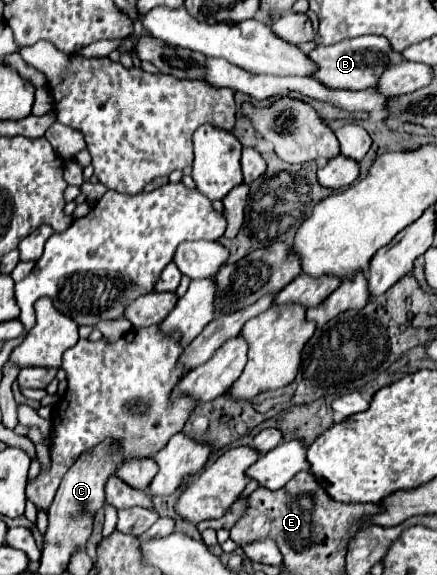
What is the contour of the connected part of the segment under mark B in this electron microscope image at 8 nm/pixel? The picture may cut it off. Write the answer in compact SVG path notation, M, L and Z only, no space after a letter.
M359 36L351 40L343 40L333 46L319 44L311 54L311 60L319 66L319 70L313 74L319 82L331 88L347 88L347 90L365 90L375 86L379 82L379 76L391 66L405 62L405 56L391 48L389 40L383 36Z

